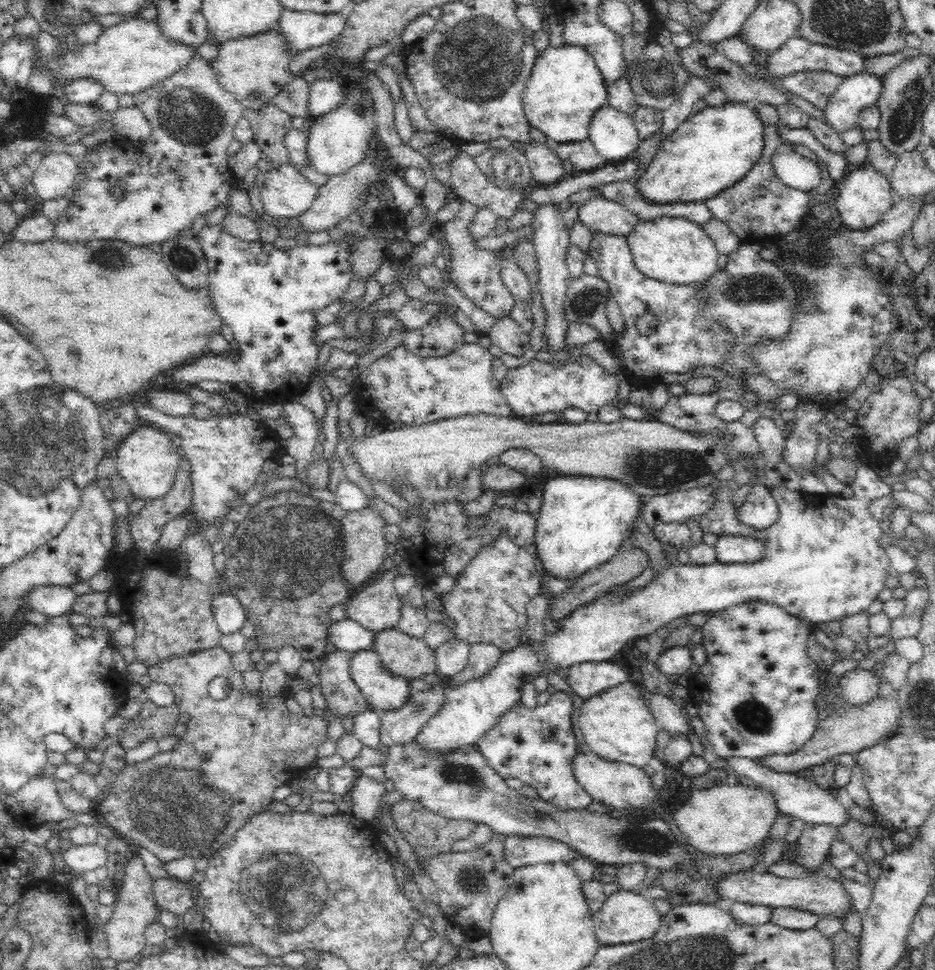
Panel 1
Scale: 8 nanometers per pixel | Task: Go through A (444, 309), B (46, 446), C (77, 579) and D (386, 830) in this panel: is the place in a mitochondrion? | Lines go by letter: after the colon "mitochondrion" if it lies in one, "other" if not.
A: other
B: mitochondrion
C: other
D: other

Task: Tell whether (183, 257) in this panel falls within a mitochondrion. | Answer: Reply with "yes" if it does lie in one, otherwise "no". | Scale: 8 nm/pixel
yes

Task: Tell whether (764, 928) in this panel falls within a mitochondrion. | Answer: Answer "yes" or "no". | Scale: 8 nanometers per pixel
no

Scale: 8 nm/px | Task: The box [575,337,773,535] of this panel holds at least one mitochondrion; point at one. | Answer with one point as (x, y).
(656, 469)

